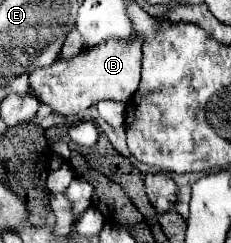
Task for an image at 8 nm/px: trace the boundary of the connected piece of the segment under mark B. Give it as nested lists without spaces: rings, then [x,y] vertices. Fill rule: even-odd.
[[[142,37],[128,39],[108,39],[96,47],[86,49],[84,53],[72,59],[58,59],[50,67],[36,69],[30,75],[30,85],[36,97],[50,105],[54,113],[76,115],[90,105],[100,101],[120,101],[126,103],[138,89],[140,83],[140,63],[142,63]]]

